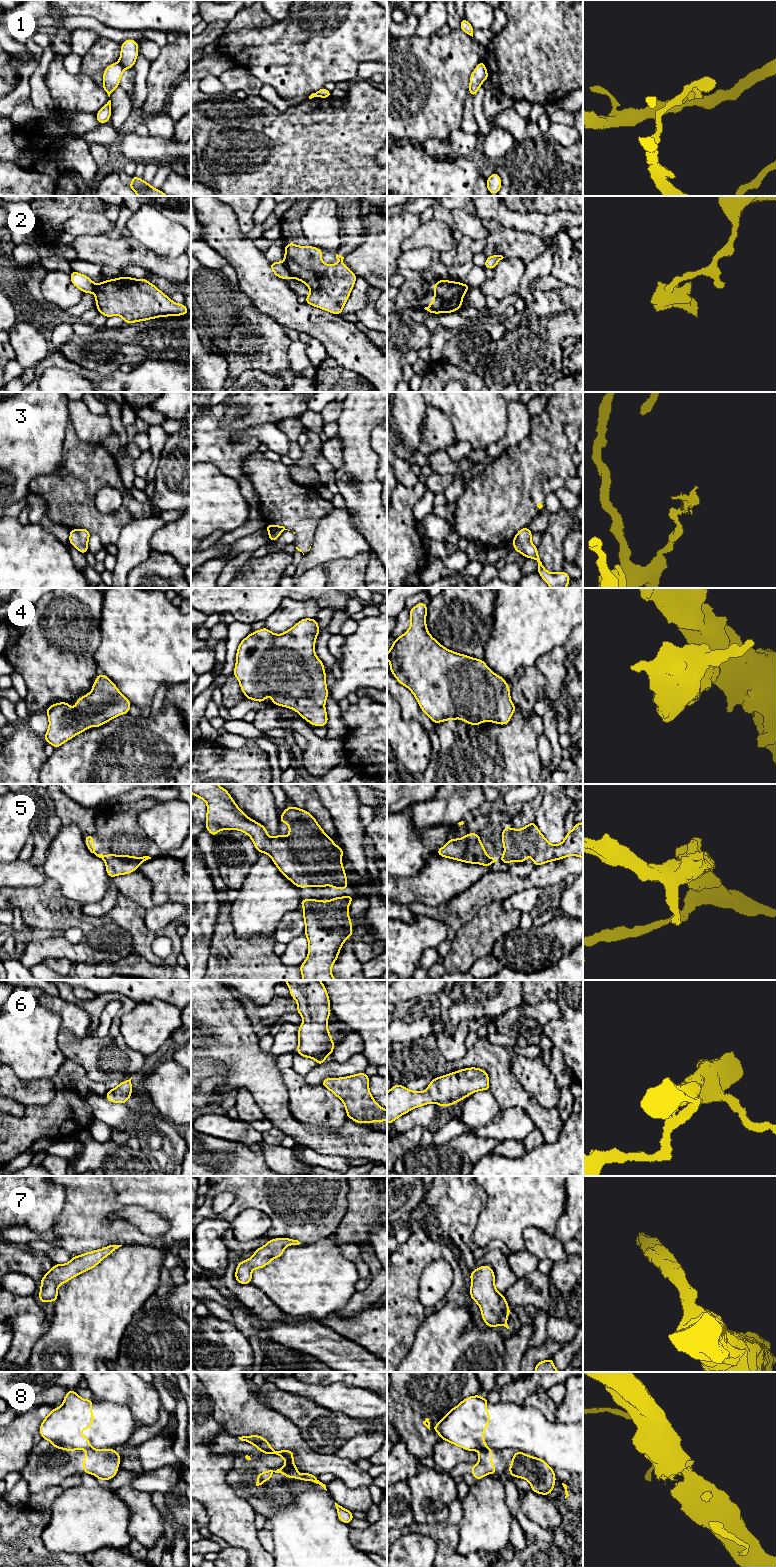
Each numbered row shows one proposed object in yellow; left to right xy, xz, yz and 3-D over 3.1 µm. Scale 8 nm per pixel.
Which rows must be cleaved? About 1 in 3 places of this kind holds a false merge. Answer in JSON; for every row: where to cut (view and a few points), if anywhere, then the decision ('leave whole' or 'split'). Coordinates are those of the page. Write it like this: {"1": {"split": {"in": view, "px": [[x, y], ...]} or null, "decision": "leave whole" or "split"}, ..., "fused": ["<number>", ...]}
{"1": {"split": {"in": "xy", "px": [[119, 61], [125, 68]]}, "decision": "split"}, "2": {"split": {"in": "xz", "px": [[283, 261], [292, 277]]}, "decision": "split"}, "3": {"split": {"in": "xy", "px": [[85, 529], [89, 533]]}, "decision": "split"}, "4": {"split": null, "decision": "leave whole"}, "5": {"split": null, "decision": "leave whole"}, "6": {"split": null, "decision": "leave whole"}, "7": {"split": null, "decision": "leave whole"}, "8": {"split": {"in": "xz", "px": [[284, 1472], [296, 1473]]}, "decision": "split"}, "fused": ["1", "2", "3", "8"]}

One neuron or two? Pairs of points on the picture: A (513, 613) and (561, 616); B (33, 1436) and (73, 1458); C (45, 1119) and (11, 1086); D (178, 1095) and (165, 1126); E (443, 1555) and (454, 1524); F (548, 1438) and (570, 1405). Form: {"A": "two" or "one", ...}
{"A": "one", "B": "two", "C": "two", "D": "two", "E": "one", "F": "two"}

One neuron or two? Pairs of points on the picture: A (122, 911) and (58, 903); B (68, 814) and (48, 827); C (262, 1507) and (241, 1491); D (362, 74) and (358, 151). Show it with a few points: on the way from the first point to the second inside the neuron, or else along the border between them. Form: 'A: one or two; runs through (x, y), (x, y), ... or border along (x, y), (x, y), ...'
A: one; runs through (106, 919), (102, 921), (81, 921), (74, 917)
B: two; border along (52, 803), (55, 813), (62, 824)
C: one; runs through (257, 1502), (246, 1493)
D: two; border along (358, 78), (368, 81)

